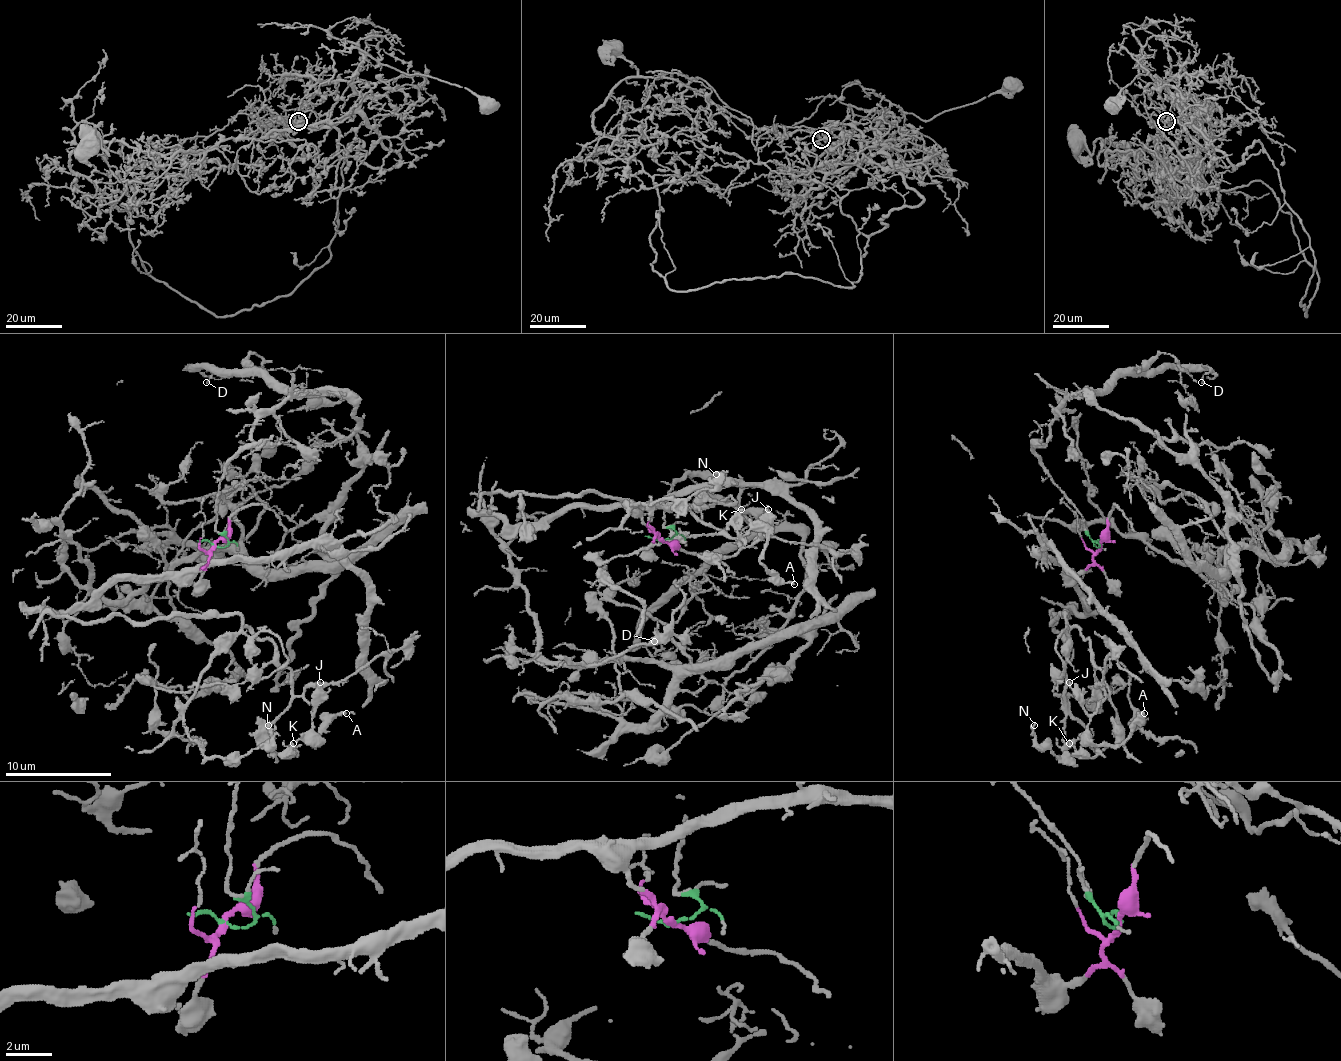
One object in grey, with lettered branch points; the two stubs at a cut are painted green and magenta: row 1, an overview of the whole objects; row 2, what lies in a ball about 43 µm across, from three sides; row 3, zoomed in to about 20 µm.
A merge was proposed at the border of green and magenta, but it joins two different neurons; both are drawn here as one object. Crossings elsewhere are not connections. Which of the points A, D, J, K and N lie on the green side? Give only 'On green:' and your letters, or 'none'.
On green: D

